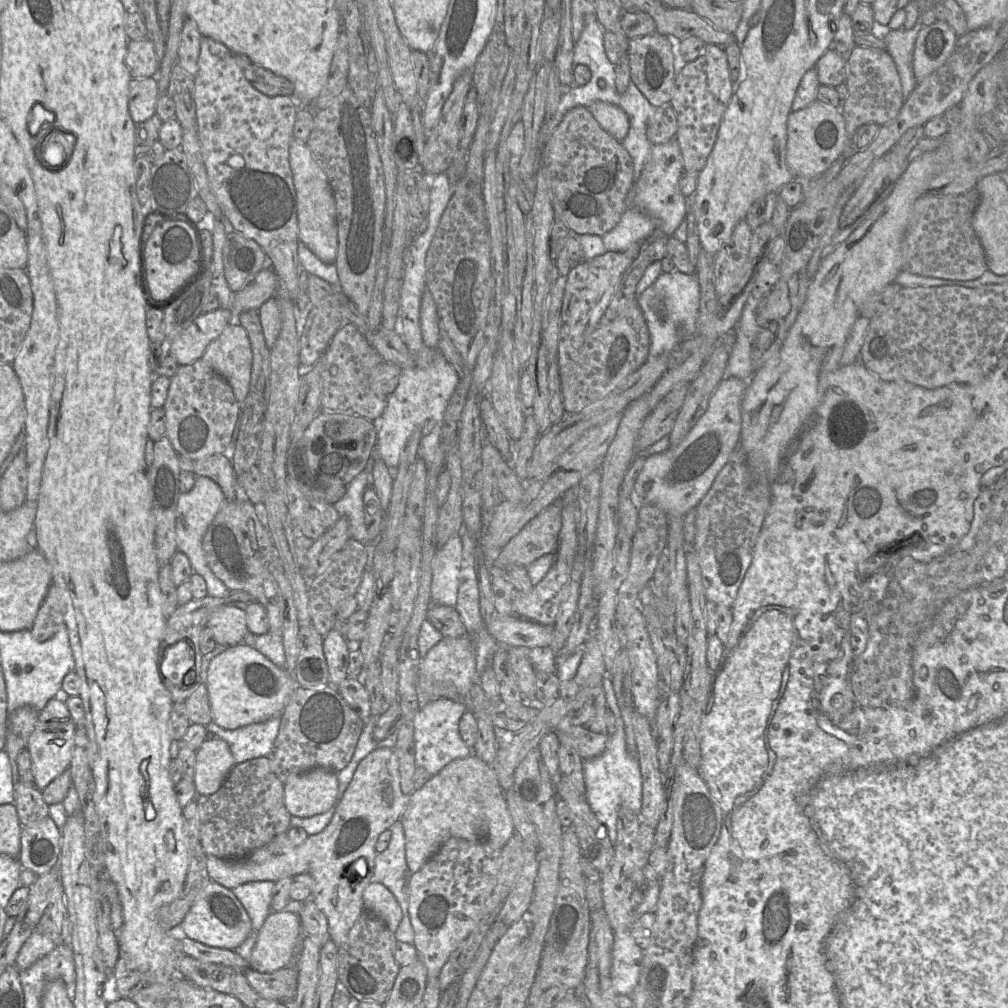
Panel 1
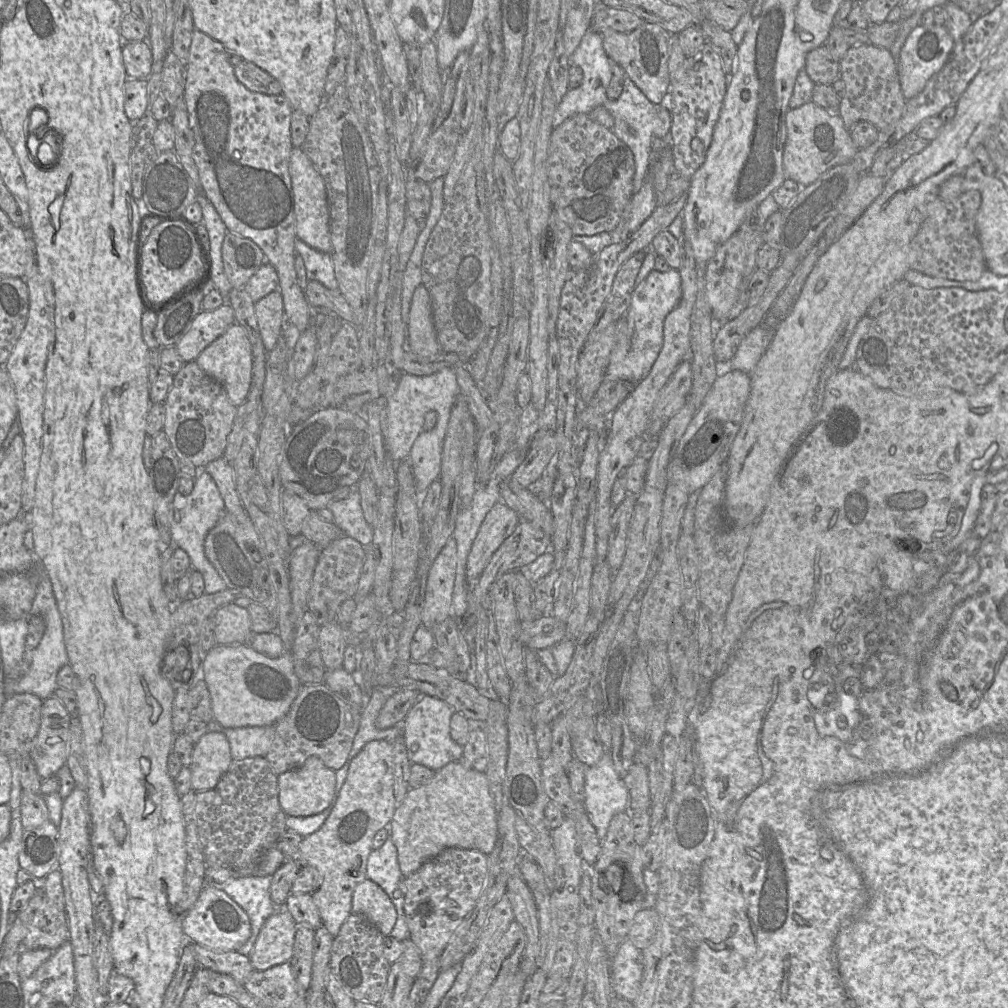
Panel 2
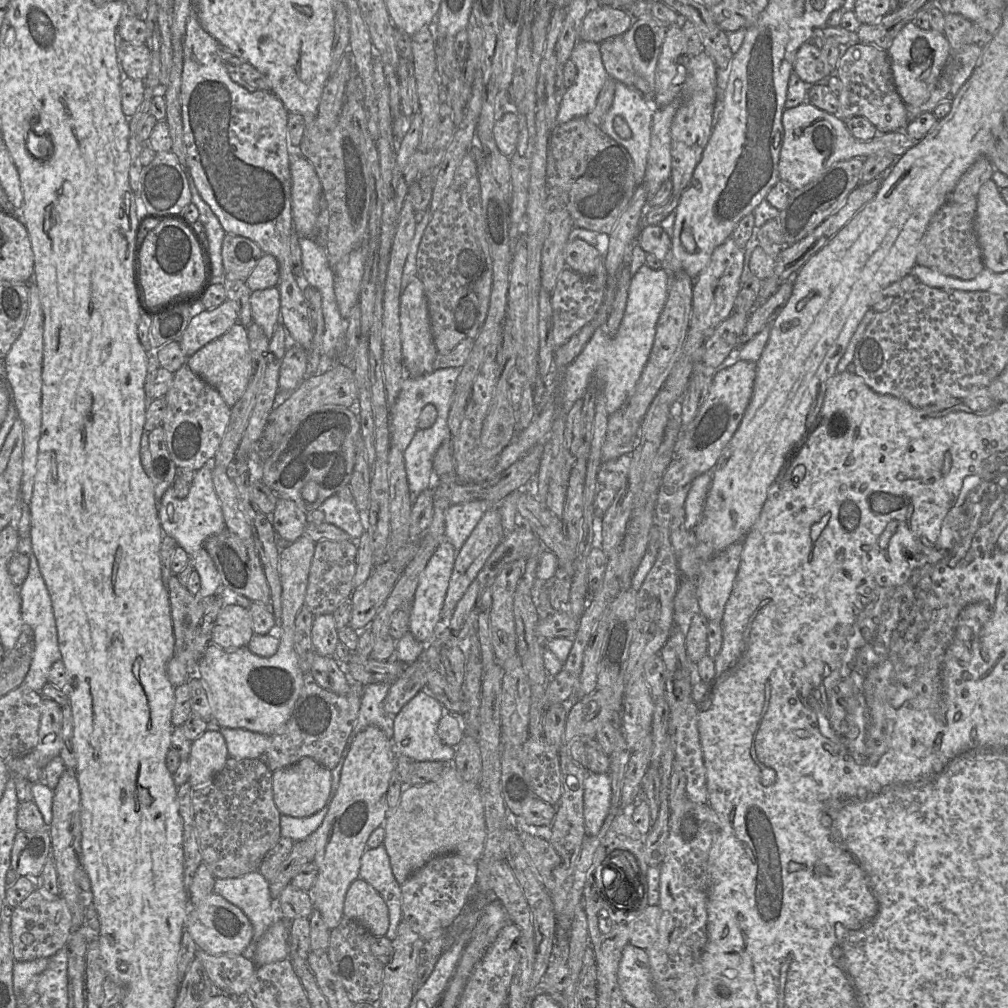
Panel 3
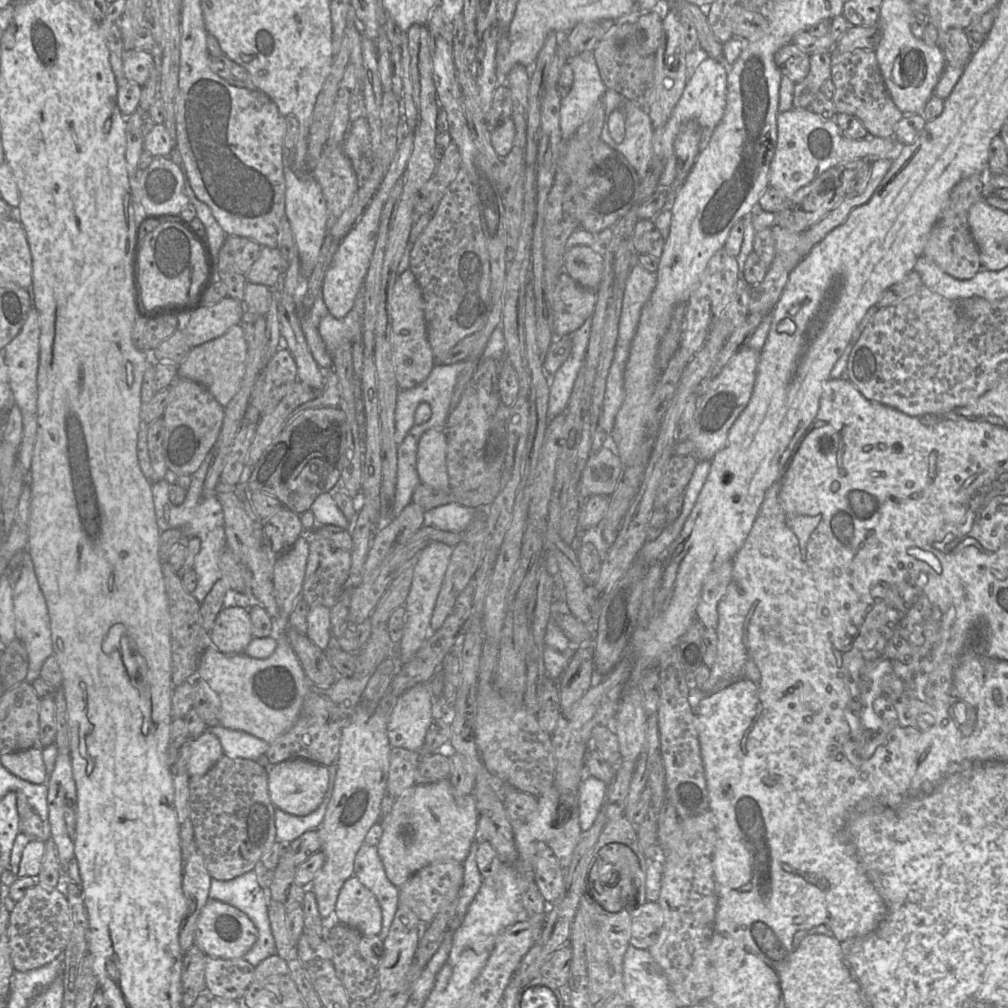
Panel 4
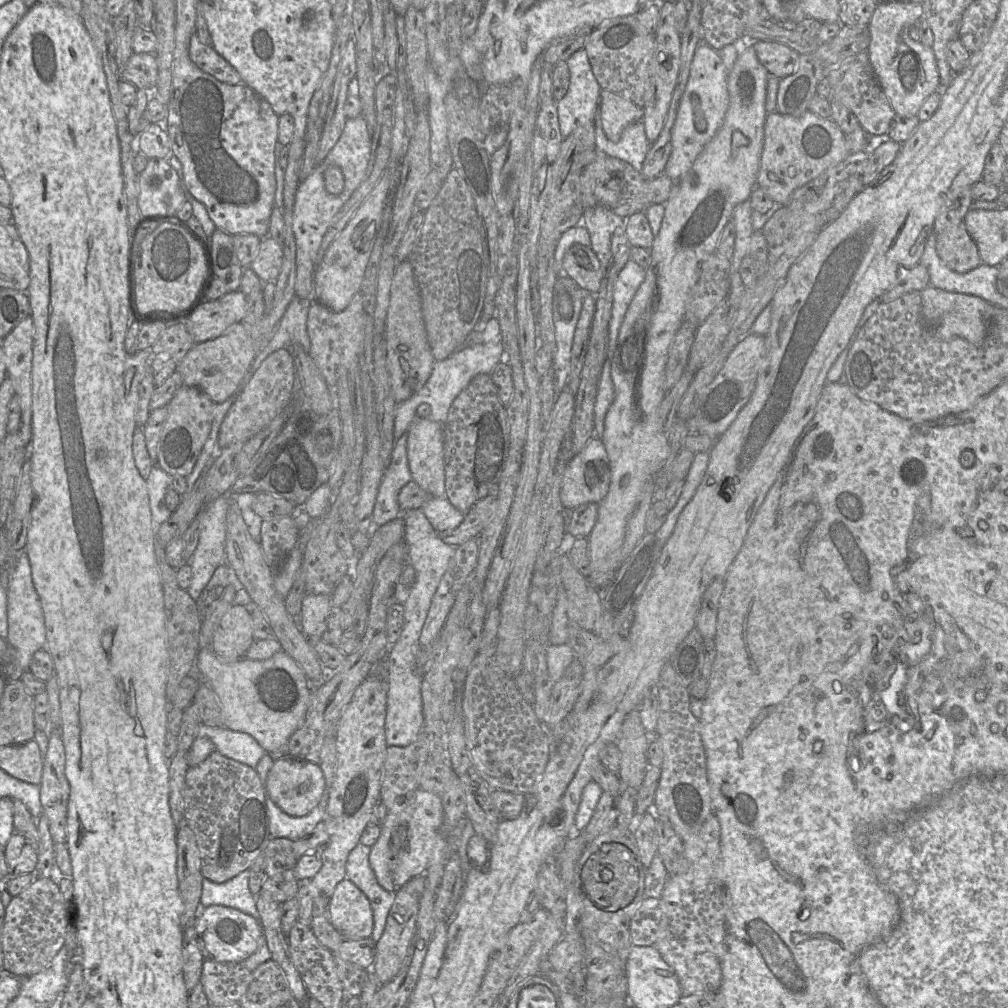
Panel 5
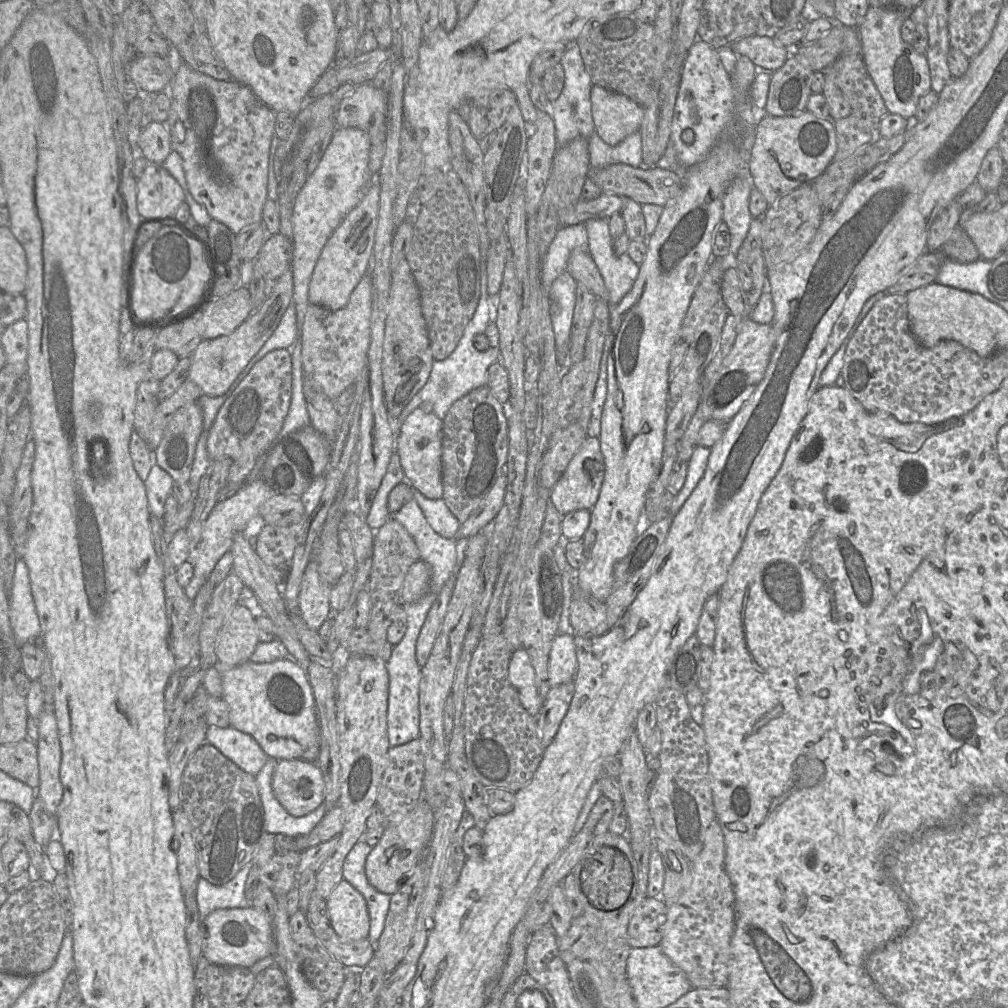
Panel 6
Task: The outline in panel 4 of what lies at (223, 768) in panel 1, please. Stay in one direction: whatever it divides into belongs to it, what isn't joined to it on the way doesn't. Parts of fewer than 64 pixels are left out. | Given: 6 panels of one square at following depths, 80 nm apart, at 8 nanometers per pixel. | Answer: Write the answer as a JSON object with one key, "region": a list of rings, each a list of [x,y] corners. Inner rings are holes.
{"region":[[[206,730],[191,739],[191,754],[187,773],[190,777],[206,774],[223,756],[223,749],[217,736]]]}

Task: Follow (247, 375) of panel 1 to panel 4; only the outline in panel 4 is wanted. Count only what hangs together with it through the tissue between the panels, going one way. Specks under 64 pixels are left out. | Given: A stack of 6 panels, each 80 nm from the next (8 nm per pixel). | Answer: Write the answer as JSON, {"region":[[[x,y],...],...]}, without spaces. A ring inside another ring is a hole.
{"region":[[[237,324],[219,338],[191,348],[185,360],[178,365],[178,376],[198,382],[226,407],[240,389],[247,357],[245,333],[241,324]]]}

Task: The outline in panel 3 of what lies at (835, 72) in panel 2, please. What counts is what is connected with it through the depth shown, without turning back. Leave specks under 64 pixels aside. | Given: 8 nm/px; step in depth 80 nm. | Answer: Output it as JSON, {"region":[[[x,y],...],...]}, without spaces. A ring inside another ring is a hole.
{"region":[[[807,42],[797,51],[793,72],[804,82],[812,85],[819,82],[826,83],[831,75],[831,67],[824,62],[820,48]]]}

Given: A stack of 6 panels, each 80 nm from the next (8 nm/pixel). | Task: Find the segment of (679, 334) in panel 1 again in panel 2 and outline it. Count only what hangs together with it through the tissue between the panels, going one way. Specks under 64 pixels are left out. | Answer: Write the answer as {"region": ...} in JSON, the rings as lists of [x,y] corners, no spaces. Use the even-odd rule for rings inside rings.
{"region":[[[653,269],[633,290],[631,304],[625,314],[633,332],[628,353],[612,353],[600,390],[609,384],[624,381],[636,384],[651,370],[663,346],[663,327],[666,316],[678,305],[682,296],[681,276],[678,269],[668,271]]]}

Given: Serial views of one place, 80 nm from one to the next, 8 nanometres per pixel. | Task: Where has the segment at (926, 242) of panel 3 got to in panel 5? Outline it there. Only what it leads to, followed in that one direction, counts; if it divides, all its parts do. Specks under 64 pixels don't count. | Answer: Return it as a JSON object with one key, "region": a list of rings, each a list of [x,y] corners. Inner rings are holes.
{"region":[[[964,222],[935,236],[937,254],[952,271],[967,273],[982,263],[978,247],[966,230]]]}

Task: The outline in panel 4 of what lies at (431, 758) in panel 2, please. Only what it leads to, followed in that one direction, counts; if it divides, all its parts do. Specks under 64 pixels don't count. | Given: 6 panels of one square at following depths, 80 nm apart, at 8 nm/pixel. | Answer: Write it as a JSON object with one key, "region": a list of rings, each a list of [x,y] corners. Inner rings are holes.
{"region":[[[425,684],[416,685],[395,699],[387,722],[392,747],[420,749],[434,720],[433,699]]]}

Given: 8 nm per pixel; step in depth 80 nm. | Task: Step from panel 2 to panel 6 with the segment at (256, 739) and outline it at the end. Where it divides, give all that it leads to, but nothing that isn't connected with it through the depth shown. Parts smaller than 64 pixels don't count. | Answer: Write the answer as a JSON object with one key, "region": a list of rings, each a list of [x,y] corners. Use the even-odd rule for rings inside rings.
{"region":[[[208,725],[206,742],[251,775],[256,775],[268,760],[268,755],[251,735],[231,726]]]}

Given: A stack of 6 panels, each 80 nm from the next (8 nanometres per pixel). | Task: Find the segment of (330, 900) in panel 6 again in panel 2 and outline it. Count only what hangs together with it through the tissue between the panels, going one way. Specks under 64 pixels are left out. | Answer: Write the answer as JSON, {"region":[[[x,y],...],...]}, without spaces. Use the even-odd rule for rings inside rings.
{"region":[[[369,879],[355,887],[351,910],[368,919],[384,936],[390,936],[397,920],[397,911],[389,896]]]}

